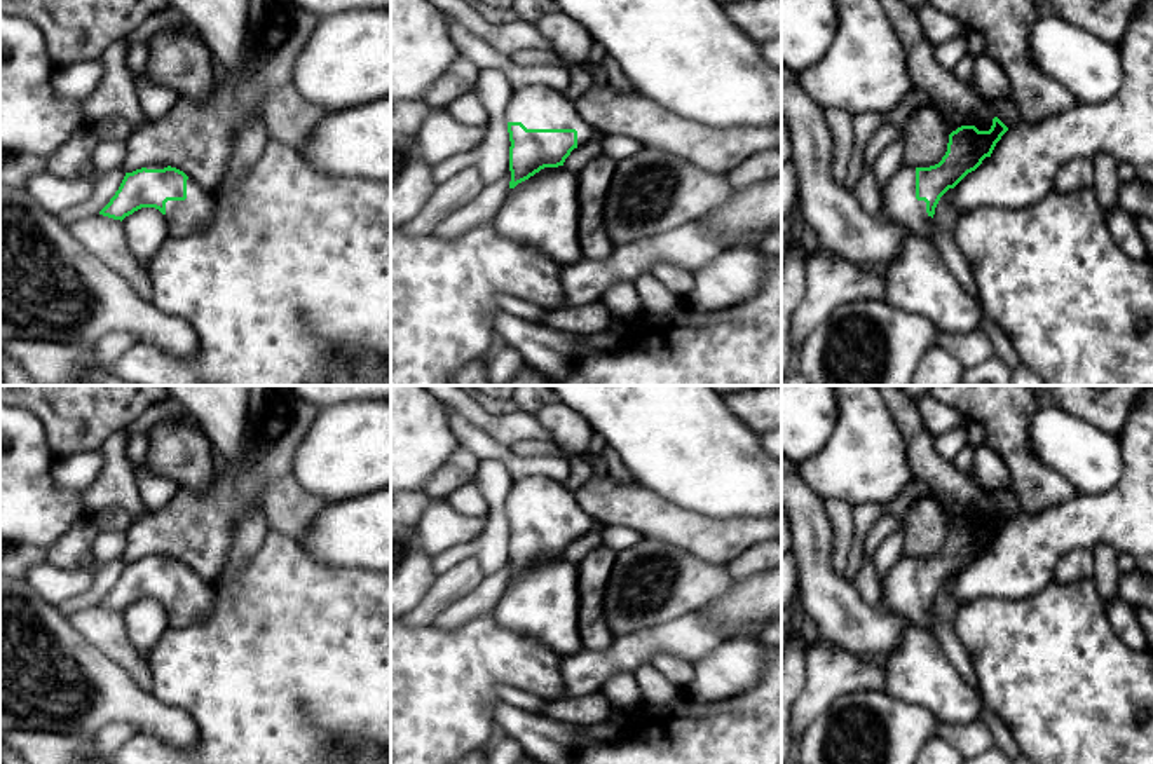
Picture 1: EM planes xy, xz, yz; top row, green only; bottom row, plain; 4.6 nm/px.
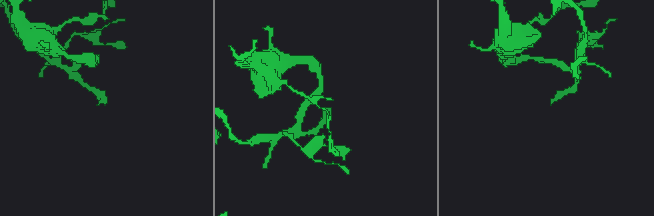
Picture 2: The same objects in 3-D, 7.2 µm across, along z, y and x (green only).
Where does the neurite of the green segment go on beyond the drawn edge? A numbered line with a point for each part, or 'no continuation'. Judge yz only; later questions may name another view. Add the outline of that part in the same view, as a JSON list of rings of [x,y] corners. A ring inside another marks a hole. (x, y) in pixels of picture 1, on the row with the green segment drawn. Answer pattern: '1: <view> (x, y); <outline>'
1: yz (899, 201); [[[902,166],[881,190],[883,216],[904,225],[916,235],[931,234],[933,218],[926,202],[916,199],[916,167]]]

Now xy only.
1: xy (185, 217); [[[192,178],[187,180],[187,199],[166,202],[166,222],[171,235],[183,237],[202,229],[213,215],[211,192],[202,190]]]

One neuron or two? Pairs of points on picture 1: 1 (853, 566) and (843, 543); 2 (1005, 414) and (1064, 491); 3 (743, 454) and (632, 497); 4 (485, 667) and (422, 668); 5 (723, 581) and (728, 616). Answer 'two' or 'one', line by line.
1: two
2: one
3: two
4: one
5: two

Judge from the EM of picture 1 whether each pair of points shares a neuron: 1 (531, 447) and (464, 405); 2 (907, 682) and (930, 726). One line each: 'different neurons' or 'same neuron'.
1: different neurons
2: different neurons

